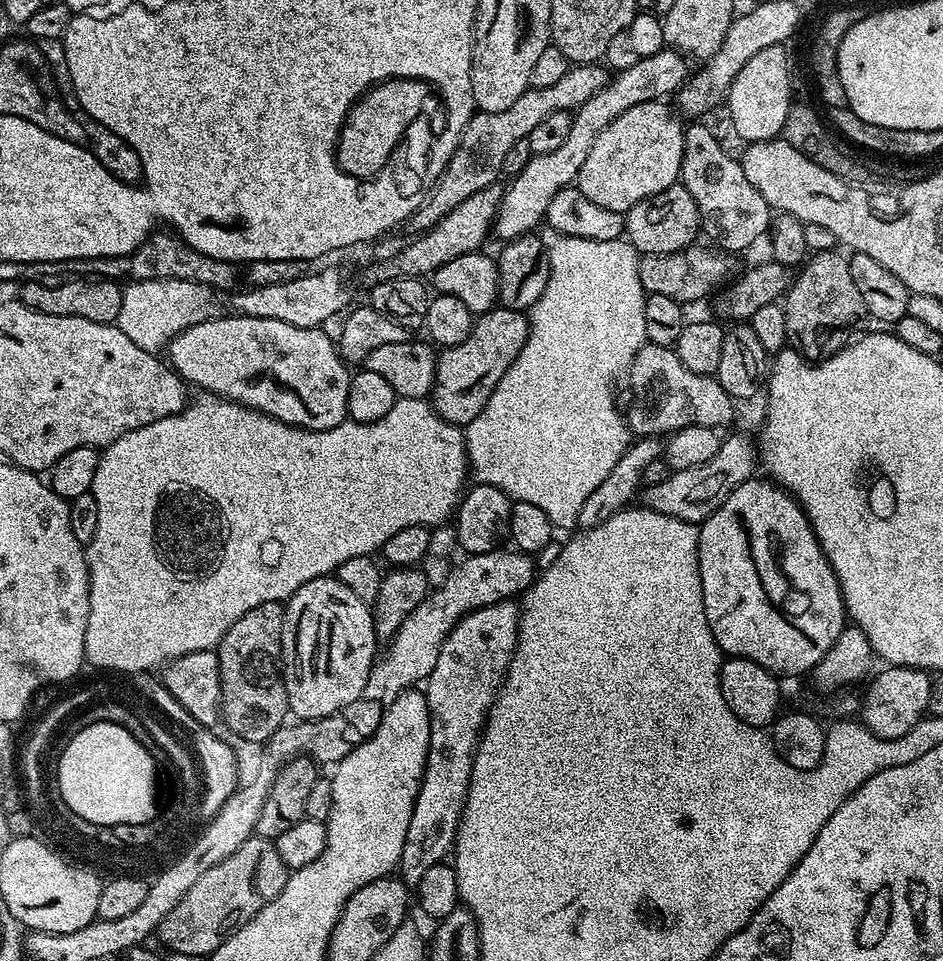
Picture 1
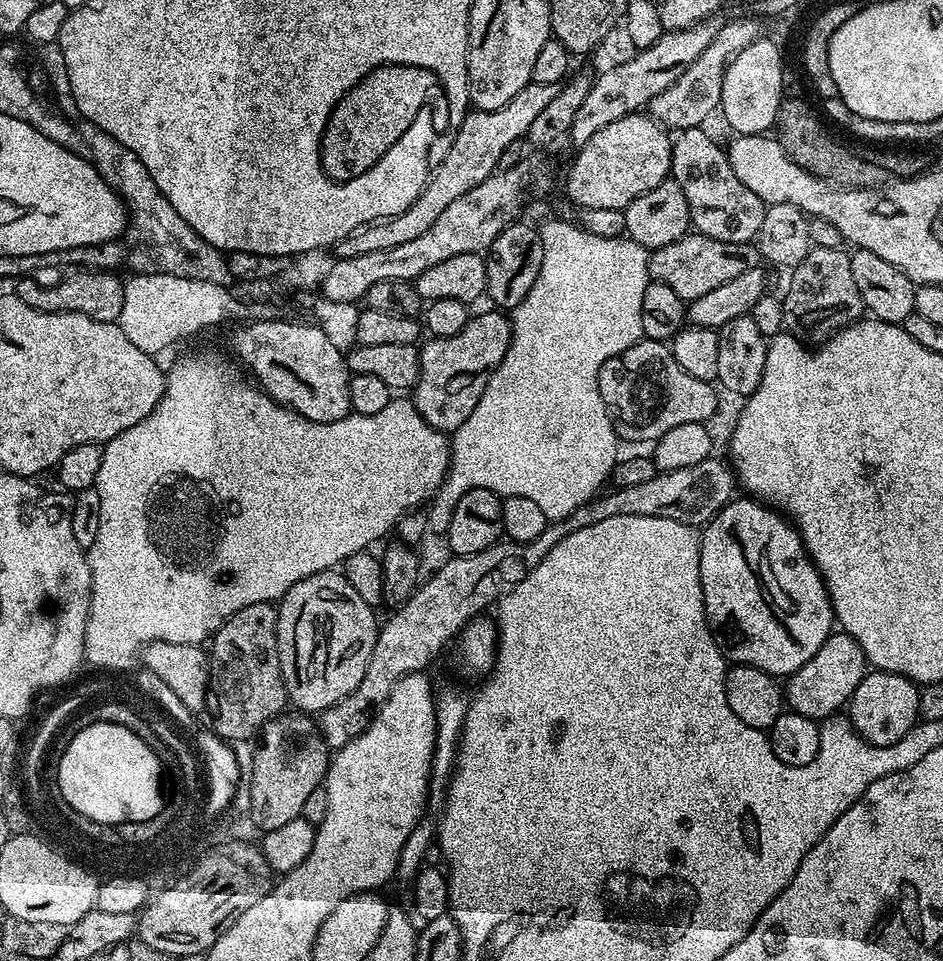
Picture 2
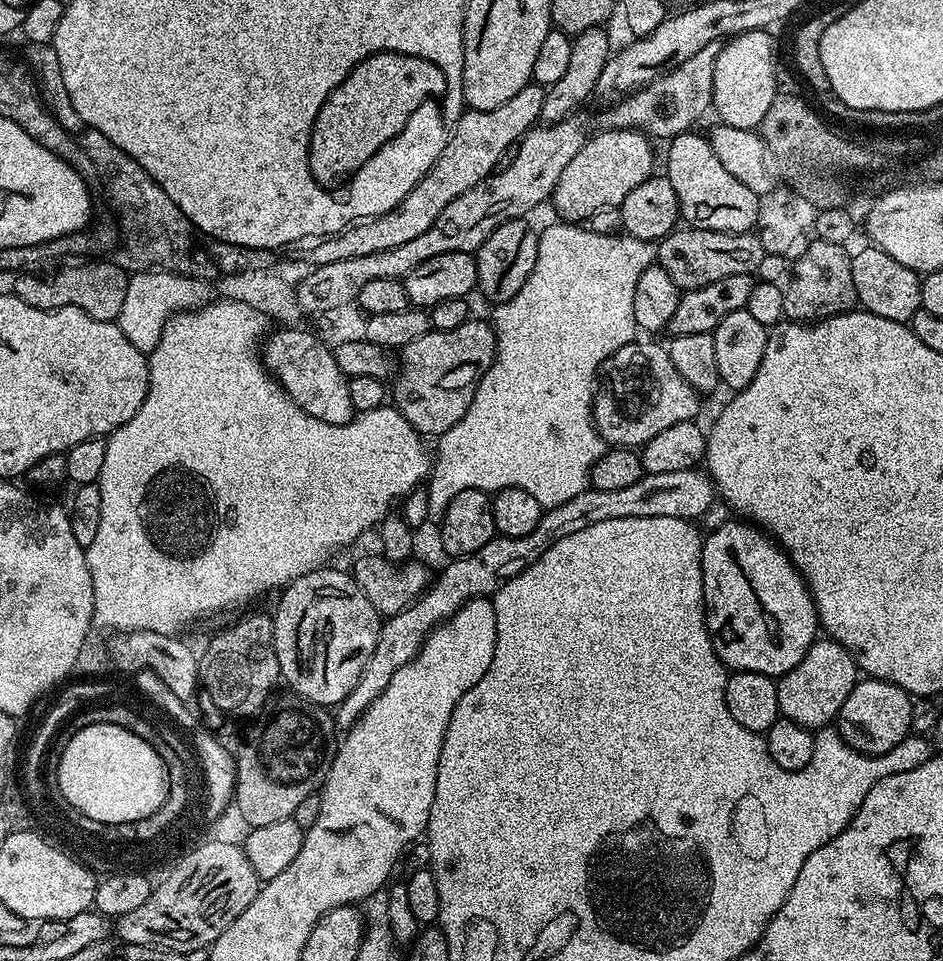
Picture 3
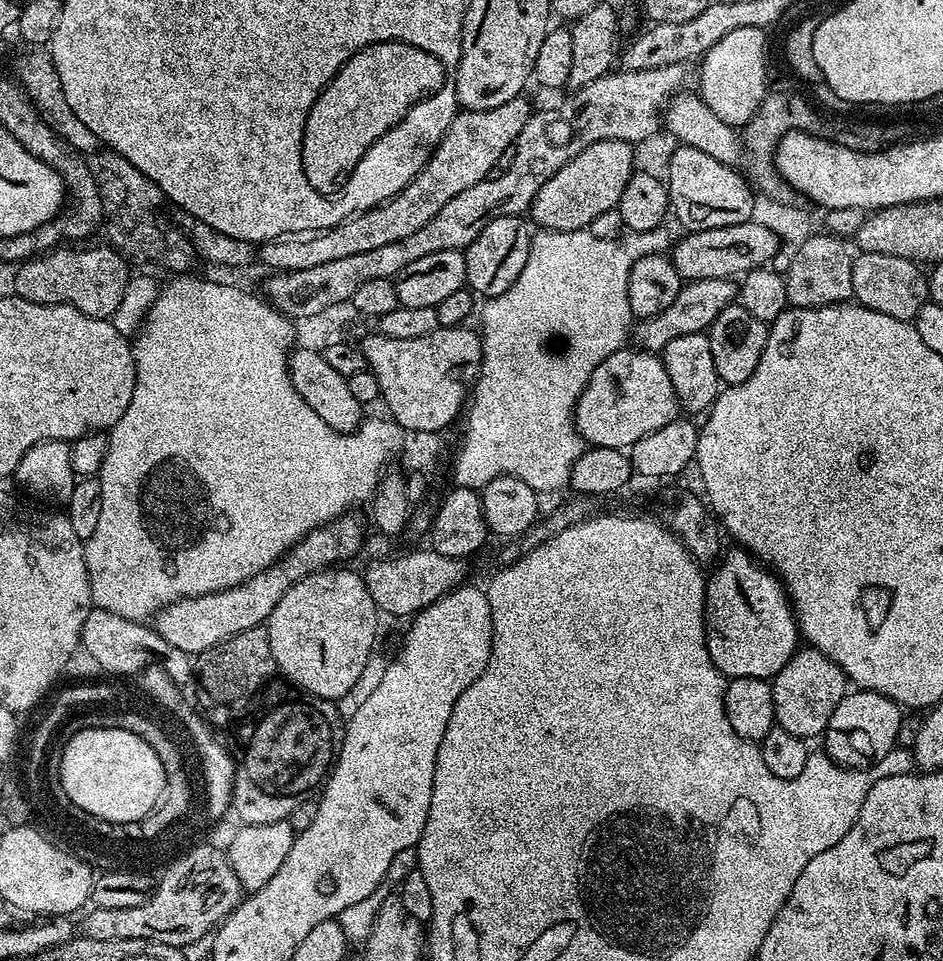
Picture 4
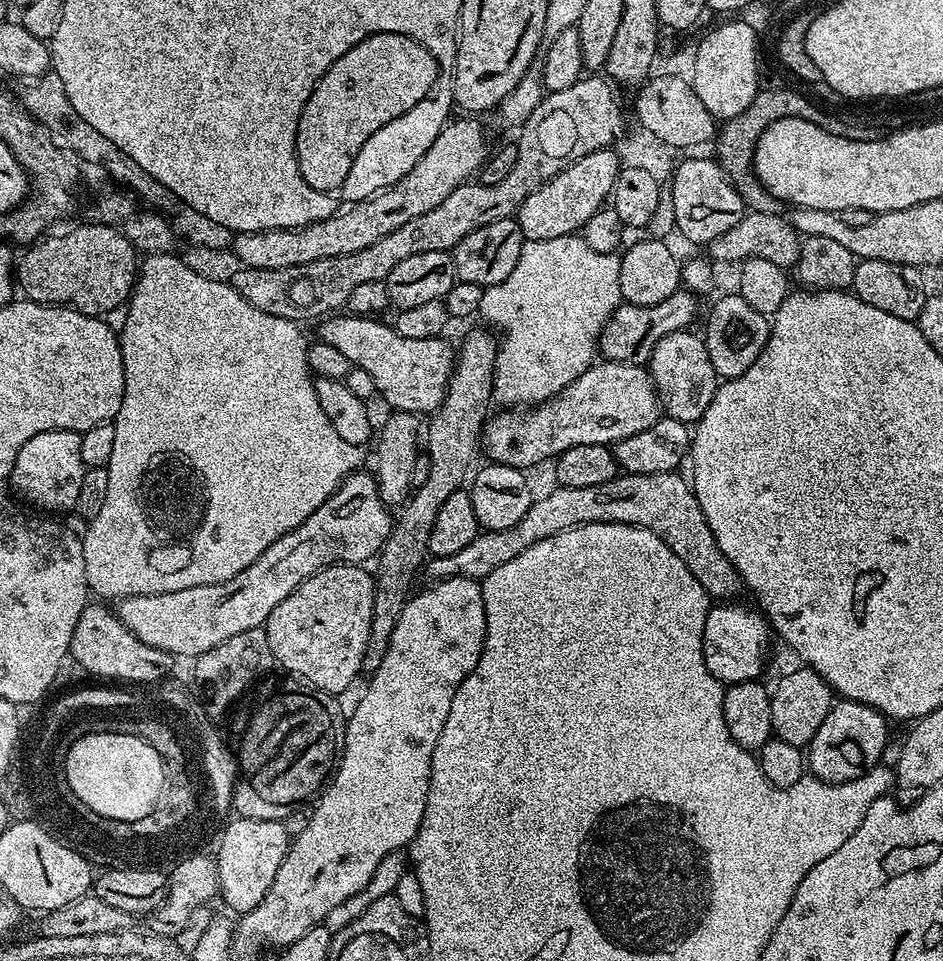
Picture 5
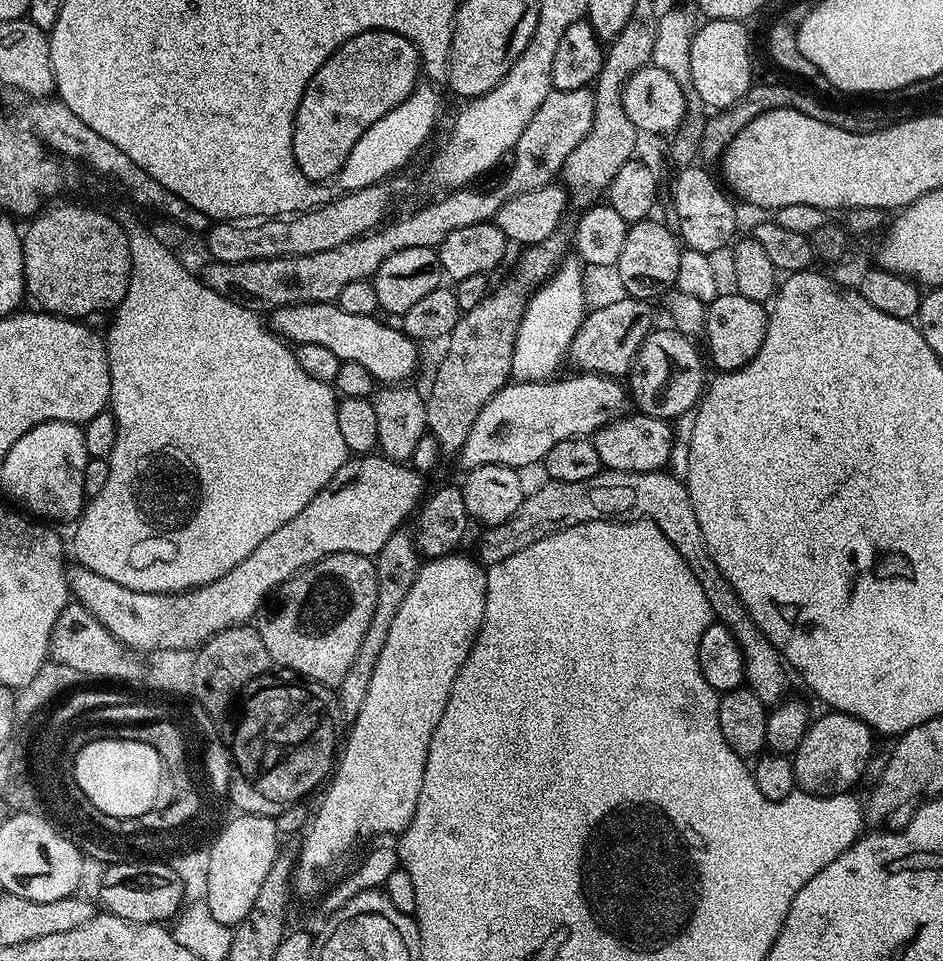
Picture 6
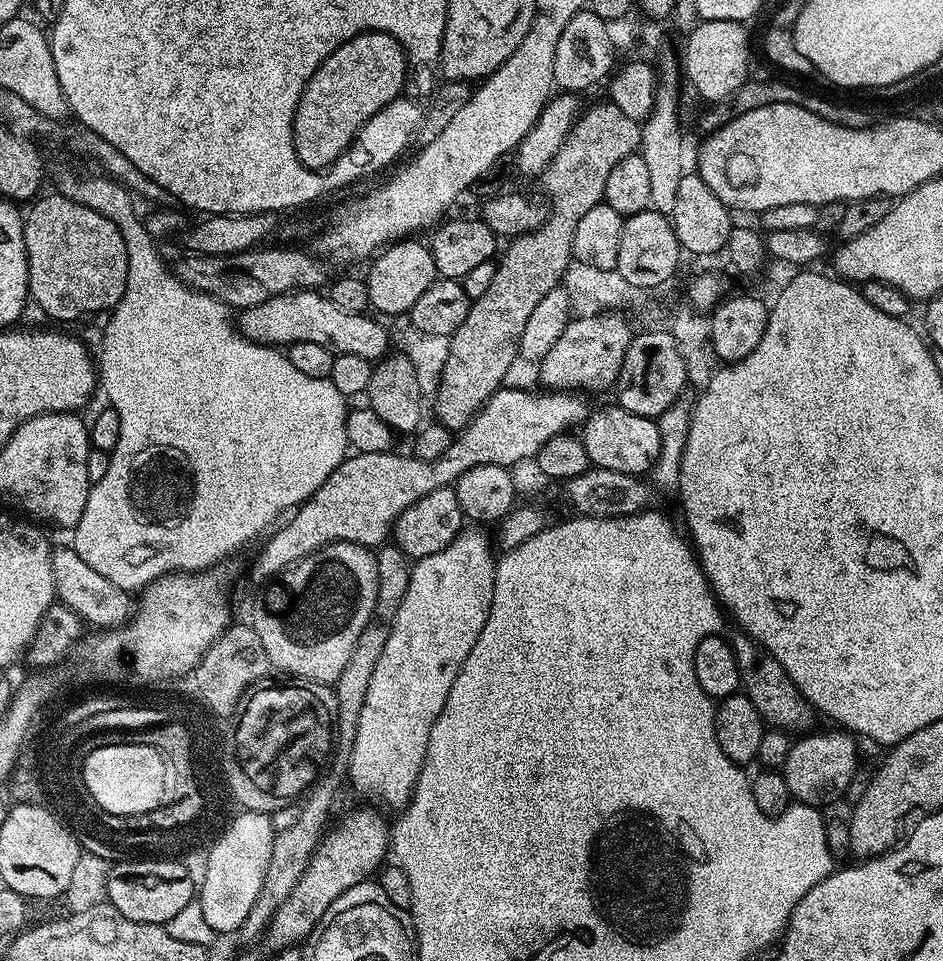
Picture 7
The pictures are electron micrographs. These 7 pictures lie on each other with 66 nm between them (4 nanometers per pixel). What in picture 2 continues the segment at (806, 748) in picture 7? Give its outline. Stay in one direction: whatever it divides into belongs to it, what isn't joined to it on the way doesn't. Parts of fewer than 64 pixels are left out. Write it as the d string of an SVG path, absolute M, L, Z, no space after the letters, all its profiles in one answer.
M868 670L846 705L846 718L852 729L874 746L890 746L898 742L918 722L921 689L910 678L893 672Z

